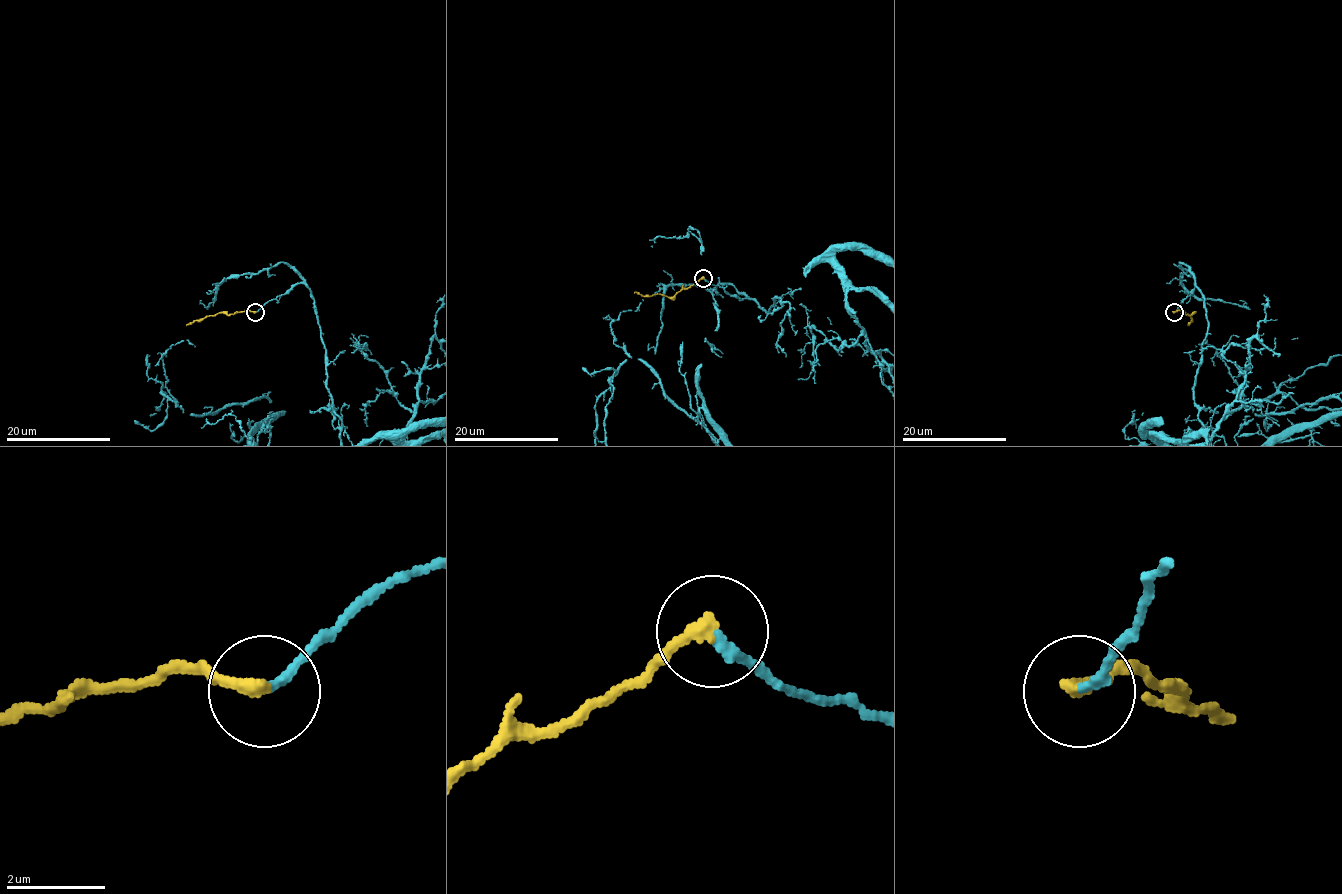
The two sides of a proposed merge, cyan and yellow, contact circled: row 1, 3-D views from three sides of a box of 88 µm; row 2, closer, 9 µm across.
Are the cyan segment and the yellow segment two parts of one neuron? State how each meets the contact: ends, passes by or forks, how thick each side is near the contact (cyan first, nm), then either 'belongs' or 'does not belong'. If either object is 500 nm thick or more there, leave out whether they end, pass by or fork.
cyan ends there; yellow ends there; 190 nm thick on the cyan side, 280 nm on the other; belongs

